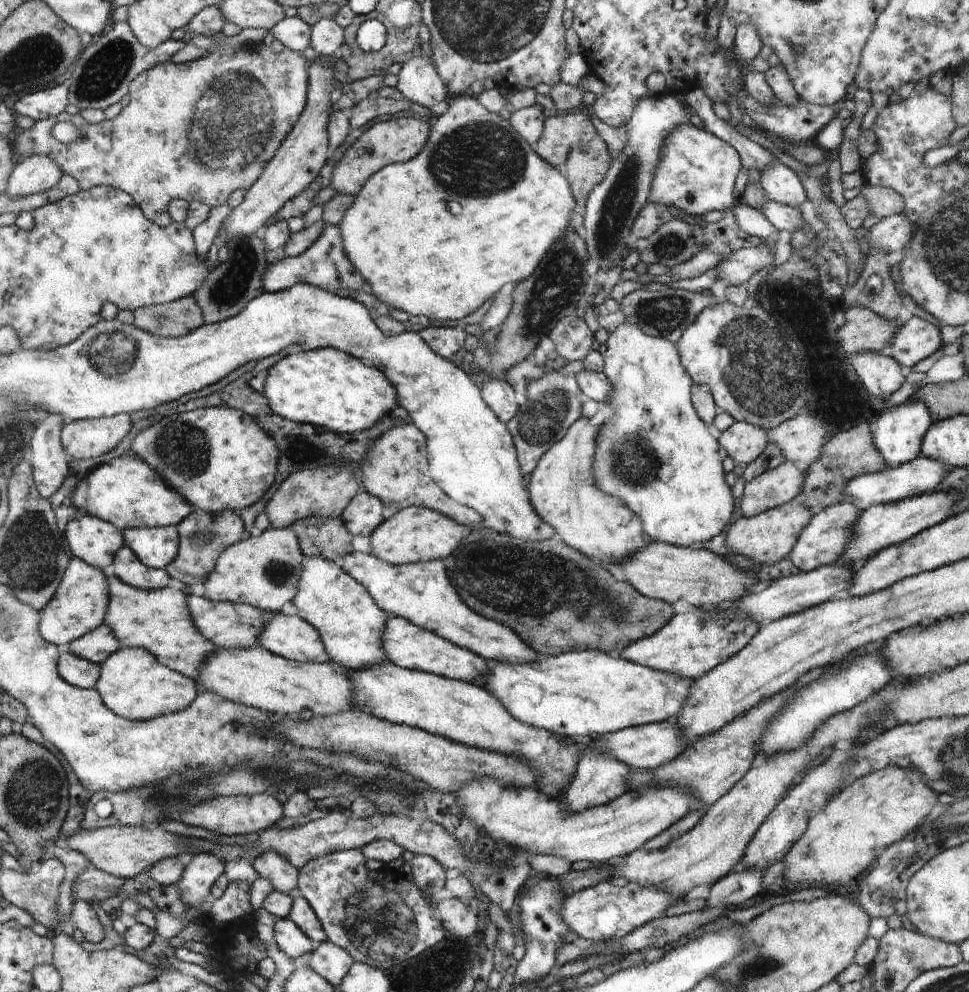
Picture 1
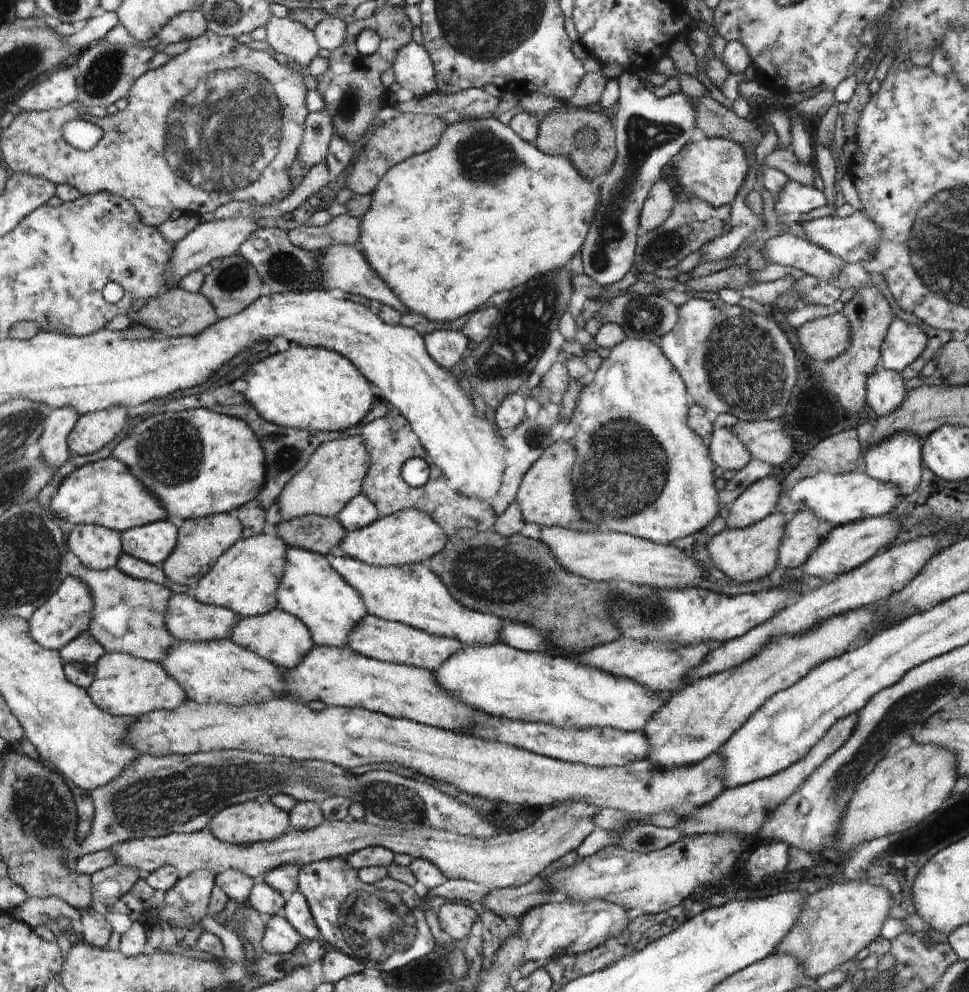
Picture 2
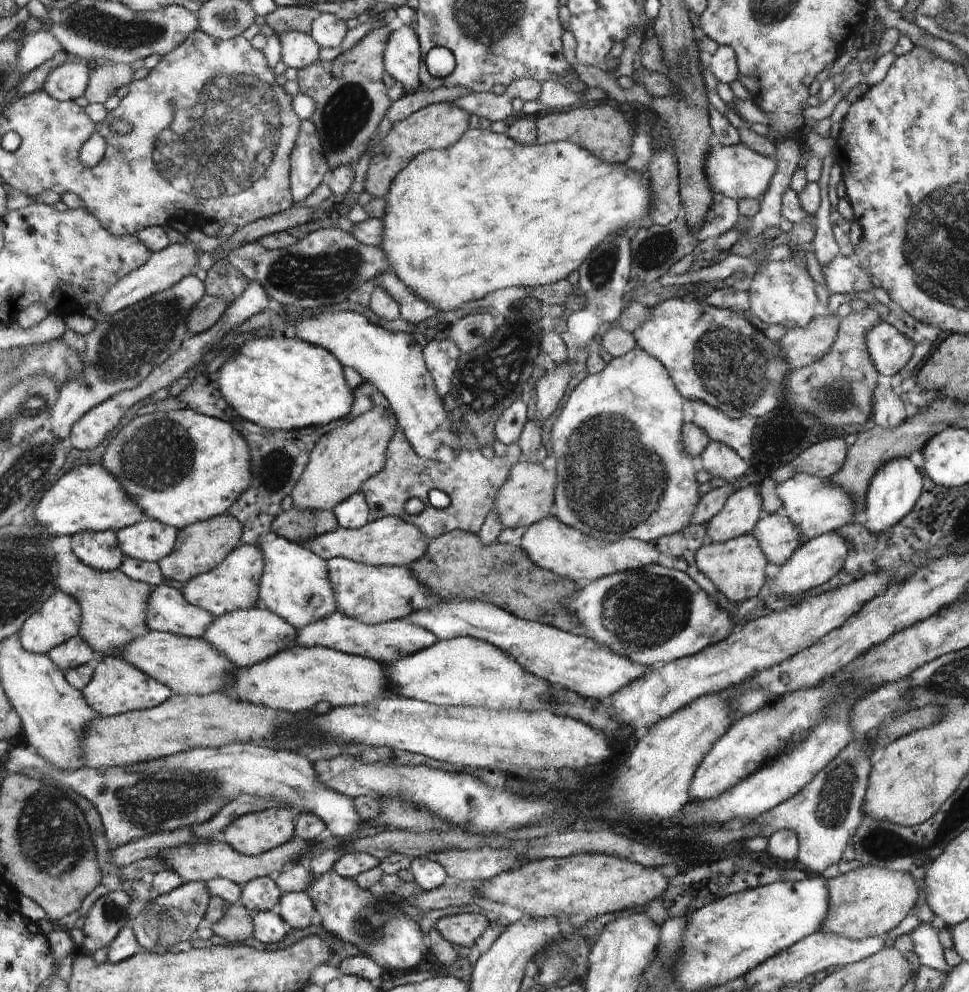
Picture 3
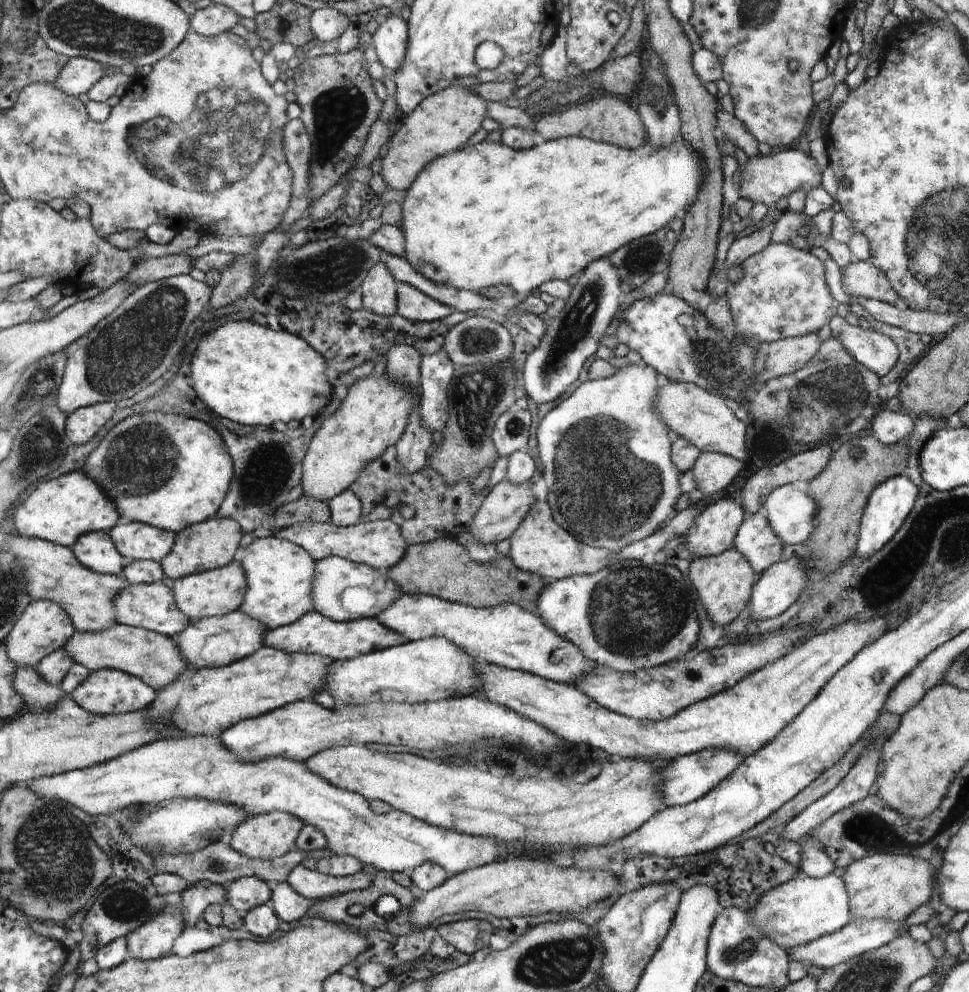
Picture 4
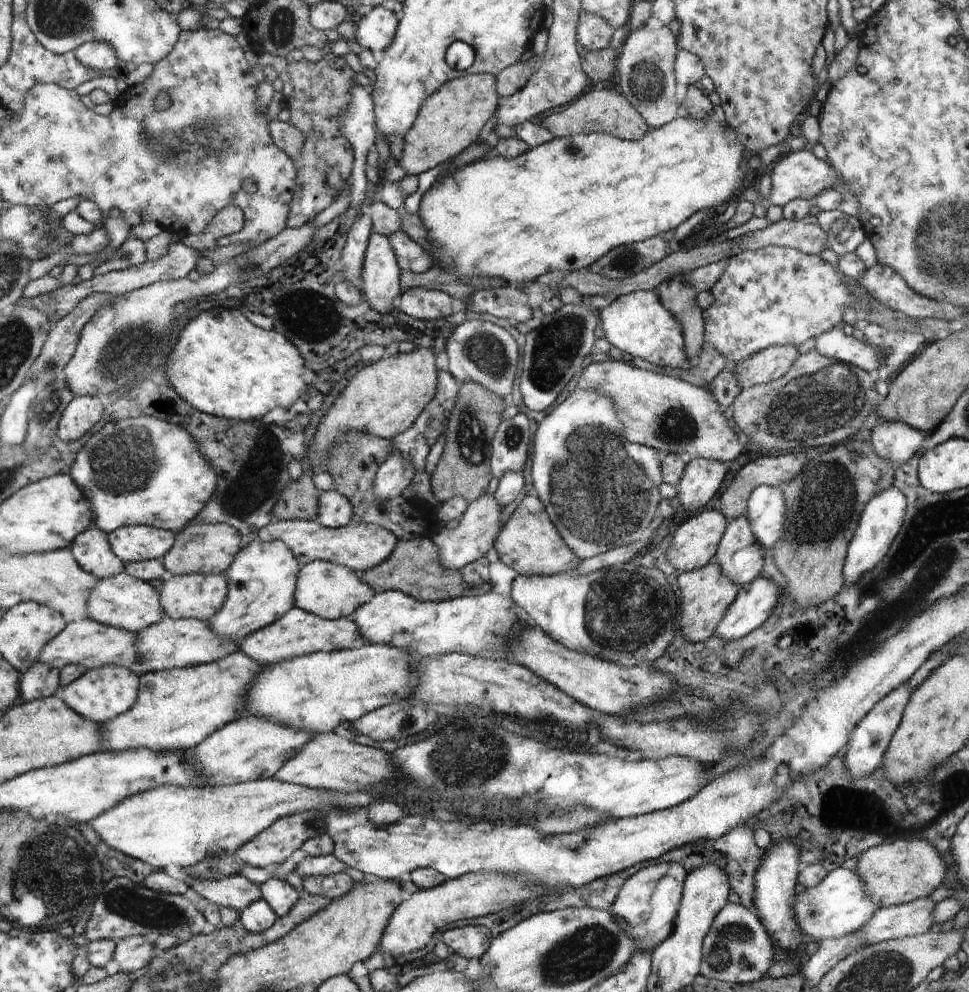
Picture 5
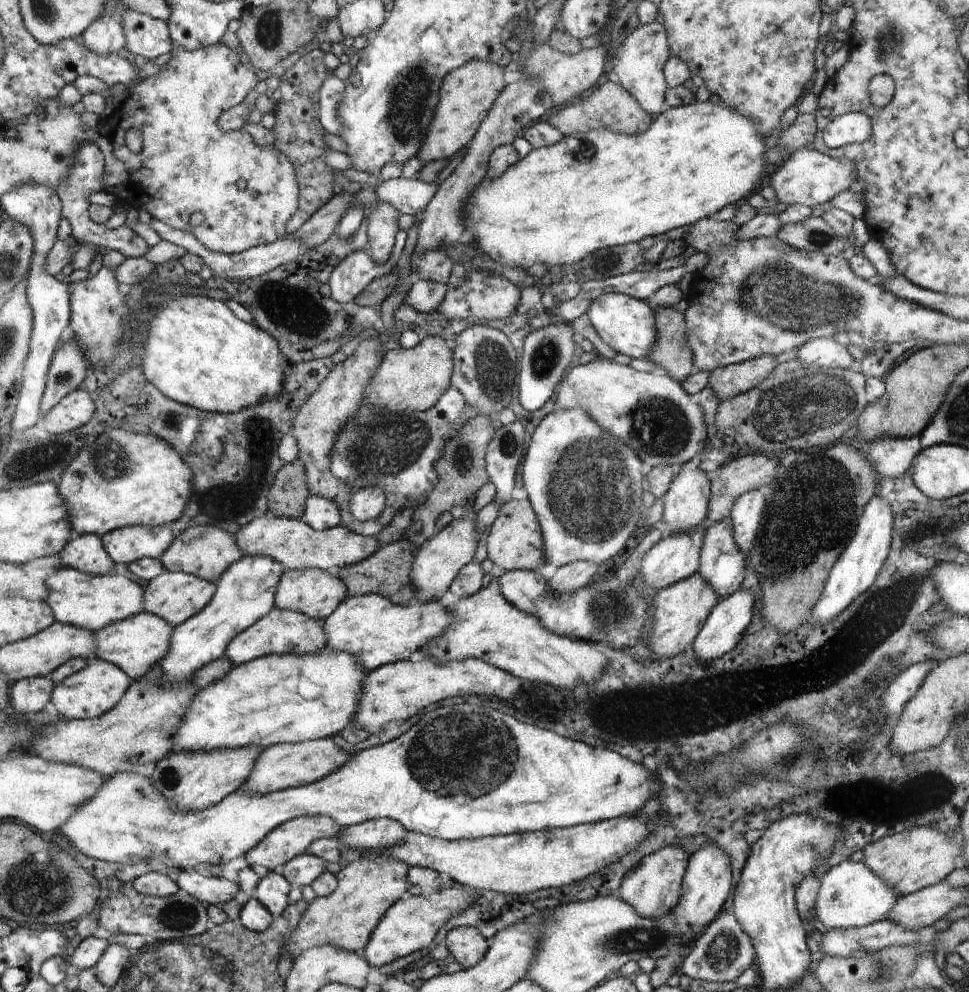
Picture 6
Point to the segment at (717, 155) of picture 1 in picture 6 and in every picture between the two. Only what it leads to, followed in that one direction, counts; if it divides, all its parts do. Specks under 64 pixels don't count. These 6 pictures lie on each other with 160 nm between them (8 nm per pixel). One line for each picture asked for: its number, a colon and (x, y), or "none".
2: (713, 169)
3: (736, 171)
4: (764, 178)
5: (800, 174)
6: (809, 177)

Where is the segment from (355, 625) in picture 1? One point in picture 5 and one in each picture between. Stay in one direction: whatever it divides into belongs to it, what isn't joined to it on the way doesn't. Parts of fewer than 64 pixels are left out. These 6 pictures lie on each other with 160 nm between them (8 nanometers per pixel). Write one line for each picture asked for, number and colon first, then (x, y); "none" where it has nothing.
2: (310, 589)
3: (293, 574)
4: (281, 576)
5: (263, 579)

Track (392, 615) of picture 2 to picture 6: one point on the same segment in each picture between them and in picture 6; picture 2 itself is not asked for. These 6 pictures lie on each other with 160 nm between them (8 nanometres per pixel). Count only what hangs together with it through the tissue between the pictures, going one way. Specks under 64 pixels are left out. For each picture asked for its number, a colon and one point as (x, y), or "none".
3: (373, 595)
4: (344, 590)
5: (332, 591)
6: (314, 592)

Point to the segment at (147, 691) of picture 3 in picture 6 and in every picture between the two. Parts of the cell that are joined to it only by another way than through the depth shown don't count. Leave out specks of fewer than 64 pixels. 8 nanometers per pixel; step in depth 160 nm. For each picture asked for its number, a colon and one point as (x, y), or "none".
4: (107, 692)
5: (103, 694)
6: (101, 686)

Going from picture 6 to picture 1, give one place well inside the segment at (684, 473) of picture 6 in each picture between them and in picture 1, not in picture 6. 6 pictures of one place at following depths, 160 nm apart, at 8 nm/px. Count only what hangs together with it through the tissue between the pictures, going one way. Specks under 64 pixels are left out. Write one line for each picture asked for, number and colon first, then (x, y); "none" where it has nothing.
1: (744, 442)
2: (727, 449)
3: (719, 459)
4: (713, 472)
5: (702, 478)

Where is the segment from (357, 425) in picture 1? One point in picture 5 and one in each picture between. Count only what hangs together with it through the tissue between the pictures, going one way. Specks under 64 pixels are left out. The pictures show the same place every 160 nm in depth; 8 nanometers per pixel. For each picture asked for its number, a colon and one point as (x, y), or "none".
2: (314, 389)
3: (287, 384)
4: (244, 371)
5: (223, 365)

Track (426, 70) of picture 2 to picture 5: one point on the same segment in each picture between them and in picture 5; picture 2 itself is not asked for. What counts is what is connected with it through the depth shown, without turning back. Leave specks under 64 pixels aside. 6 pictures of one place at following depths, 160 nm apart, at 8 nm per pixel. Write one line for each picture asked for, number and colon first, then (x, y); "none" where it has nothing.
3: (402, 55)
4: (391, 39)
5: (376, 30)

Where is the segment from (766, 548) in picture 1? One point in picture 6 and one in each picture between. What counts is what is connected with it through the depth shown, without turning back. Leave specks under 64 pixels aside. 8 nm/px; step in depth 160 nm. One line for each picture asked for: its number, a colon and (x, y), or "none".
2: (750, 553)
3: (736, 567)
4: (724, 582)
5: (706, 593)
6: (680, 611)

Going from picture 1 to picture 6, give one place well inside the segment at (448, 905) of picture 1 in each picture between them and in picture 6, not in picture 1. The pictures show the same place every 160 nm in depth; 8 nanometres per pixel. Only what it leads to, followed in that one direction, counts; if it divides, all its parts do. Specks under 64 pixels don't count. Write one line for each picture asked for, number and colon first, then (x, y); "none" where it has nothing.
2: (458, 921)
3: (461, 929)
4: (467, 936)
5: (469, 941)
6: (466, 945)

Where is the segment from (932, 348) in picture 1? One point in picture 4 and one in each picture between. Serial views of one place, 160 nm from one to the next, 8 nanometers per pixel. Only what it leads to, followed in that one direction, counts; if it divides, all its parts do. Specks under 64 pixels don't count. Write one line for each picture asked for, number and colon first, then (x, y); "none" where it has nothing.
2: (905, 342)
3: (890, 350)
4: (876, 351)

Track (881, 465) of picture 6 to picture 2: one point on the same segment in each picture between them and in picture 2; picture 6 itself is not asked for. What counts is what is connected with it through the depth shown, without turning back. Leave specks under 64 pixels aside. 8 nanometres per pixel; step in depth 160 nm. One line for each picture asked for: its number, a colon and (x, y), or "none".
2: (885, 392)
3: (889, 412)
4: (889, 427)
5: (895, 441)

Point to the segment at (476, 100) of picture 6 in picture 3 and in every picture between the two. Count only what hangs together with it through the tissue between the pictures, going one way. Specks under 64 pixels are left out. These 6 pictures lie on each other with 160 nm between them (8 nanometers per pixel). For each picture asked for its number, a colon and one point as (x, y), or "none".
3: (437, 126)
4: (444, 121)
5: (451, 118)

